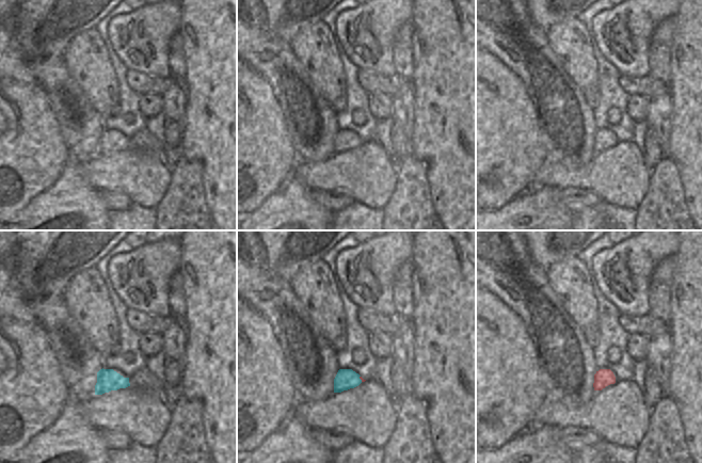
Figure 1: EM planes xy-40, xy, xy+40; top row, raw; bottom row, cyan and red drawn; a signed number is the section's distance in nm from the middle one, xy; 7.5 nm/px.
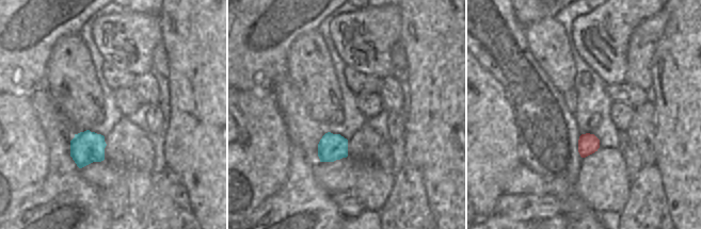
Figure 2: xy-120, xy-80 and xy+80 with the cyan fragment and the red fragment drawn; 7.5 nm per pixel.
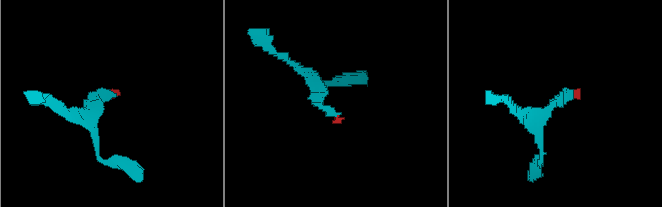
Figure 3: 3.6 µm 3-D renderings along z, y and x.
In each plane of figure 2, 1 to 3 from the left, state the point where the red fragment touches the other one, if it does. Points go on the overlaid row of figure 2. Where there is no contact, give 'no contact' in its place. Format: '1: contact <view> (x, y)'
1: no contact
2: no contact
3: no contact

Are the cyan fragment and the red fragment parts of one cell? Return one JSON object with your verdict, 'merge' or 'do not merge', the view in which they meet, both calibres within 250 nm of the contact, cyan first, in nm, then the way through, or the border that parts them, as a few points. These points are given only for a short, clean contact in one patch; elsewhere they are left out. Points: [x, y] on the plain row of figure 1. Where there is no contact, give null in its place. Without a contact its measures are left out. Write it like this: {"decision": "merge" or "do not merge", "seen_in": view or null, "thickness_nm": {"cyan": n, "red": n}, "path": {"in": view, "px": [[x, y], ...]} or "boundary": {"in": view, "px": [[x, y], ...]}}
{"decision": "merge", "seen_in": "xy", "thickness_nm": {"cyan": 160, "red": 20}, "path": {"in": "xy", "px": [[346, 140], [360, 140], [361, 139]]}}

